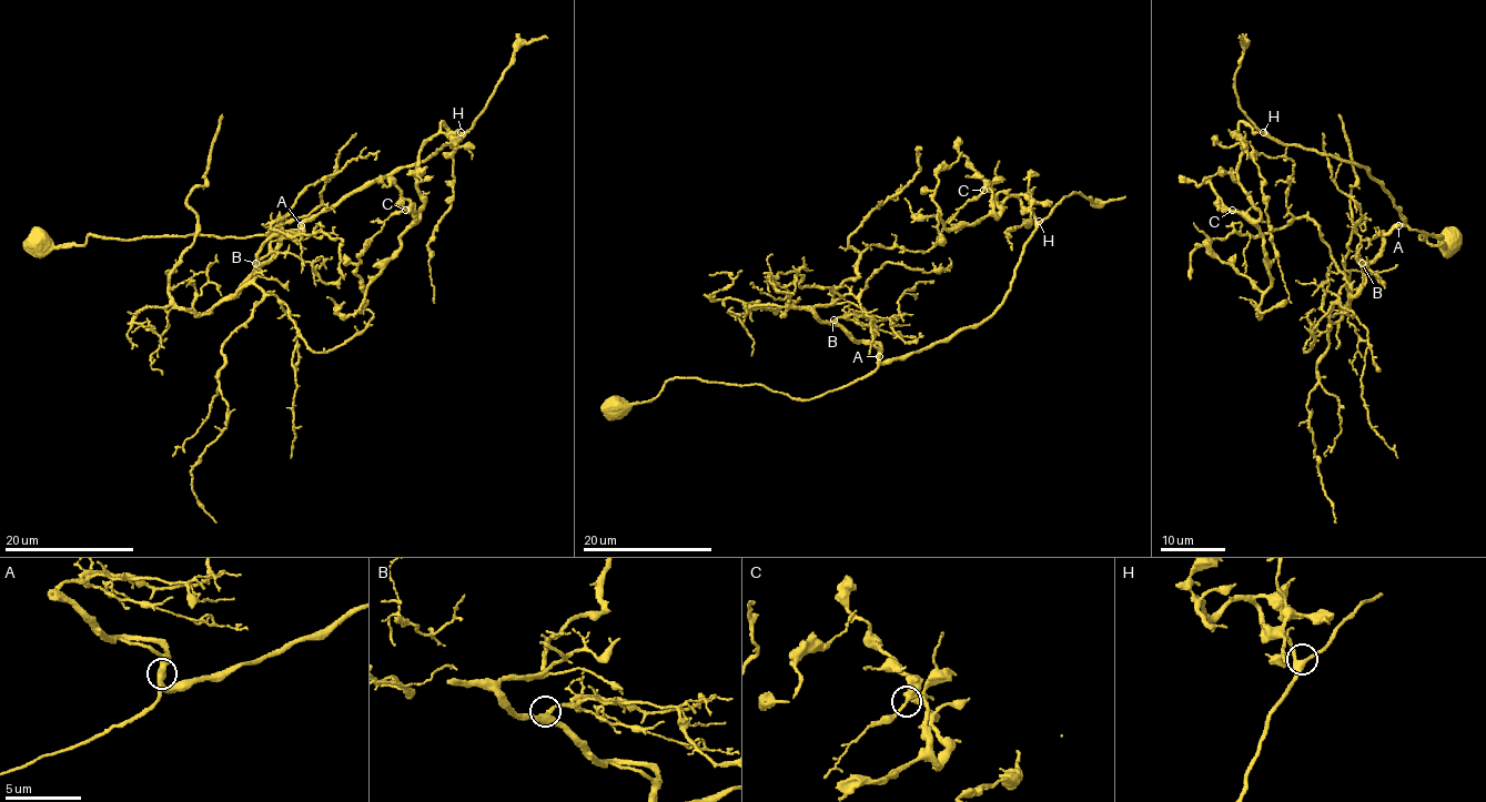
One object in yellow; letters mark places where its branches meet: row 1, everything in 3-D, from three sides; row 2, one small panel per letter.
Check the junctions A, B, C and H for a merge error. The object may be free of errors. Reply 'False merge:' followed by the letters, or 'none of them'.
False merge: none of them

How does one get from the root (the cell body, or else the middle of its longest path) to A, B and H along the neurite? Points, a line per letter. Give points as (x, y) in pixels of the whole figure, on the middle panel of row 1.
A: (615, 405), (649, 402), (675, 377), (764, 384), (795, 398), (814, 398), (866, 377), (878, 365), (878, 356)
B: (615, 405), (649, 402), (675, 377), (764, 384), (795, 398), (841, 389), (878, 365), (878, 351), (834, 320)
H: (615, 405), (649, 402), (675, 377), (764, 384), (795, 398), (841, 389), (984, 321), (1039, 221)

